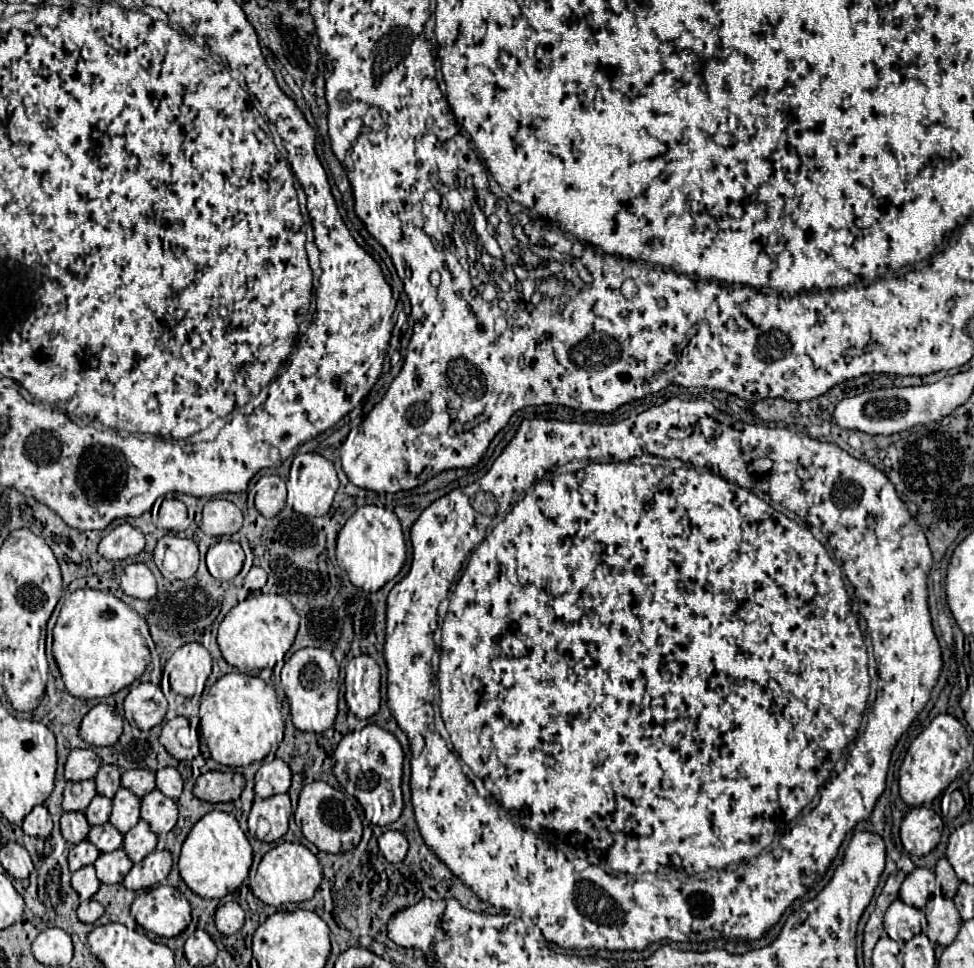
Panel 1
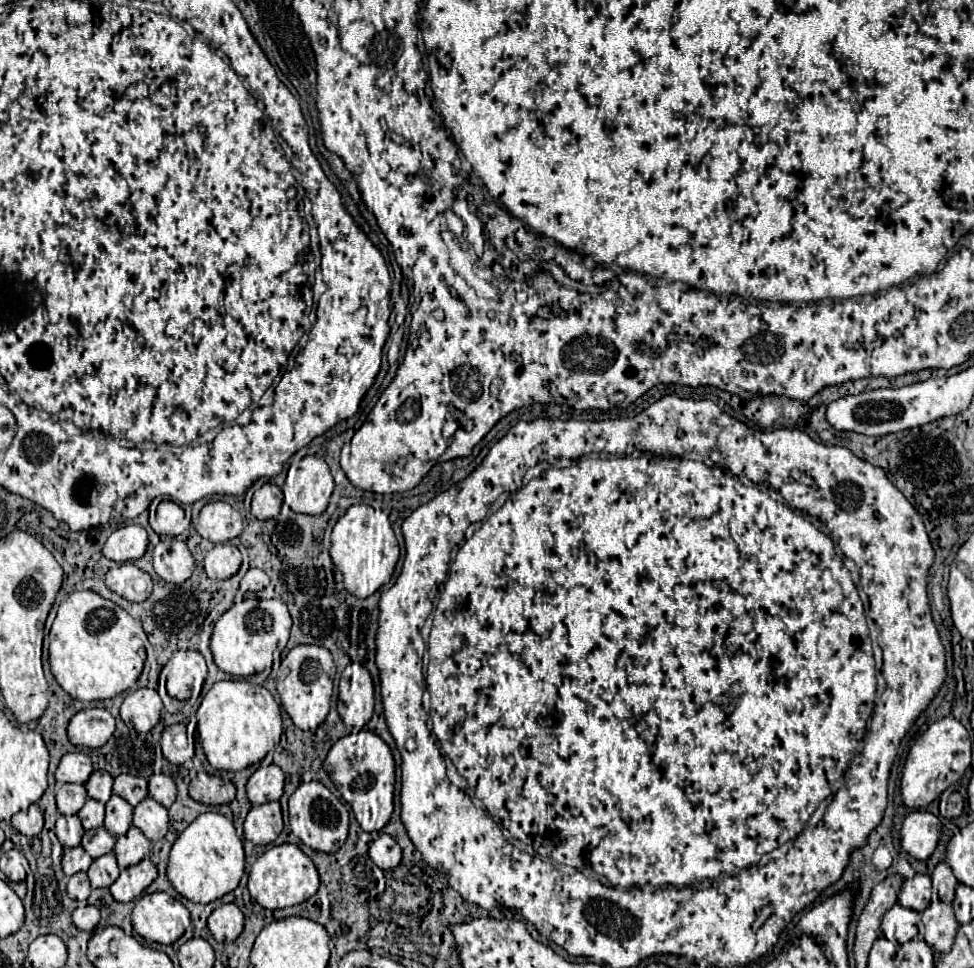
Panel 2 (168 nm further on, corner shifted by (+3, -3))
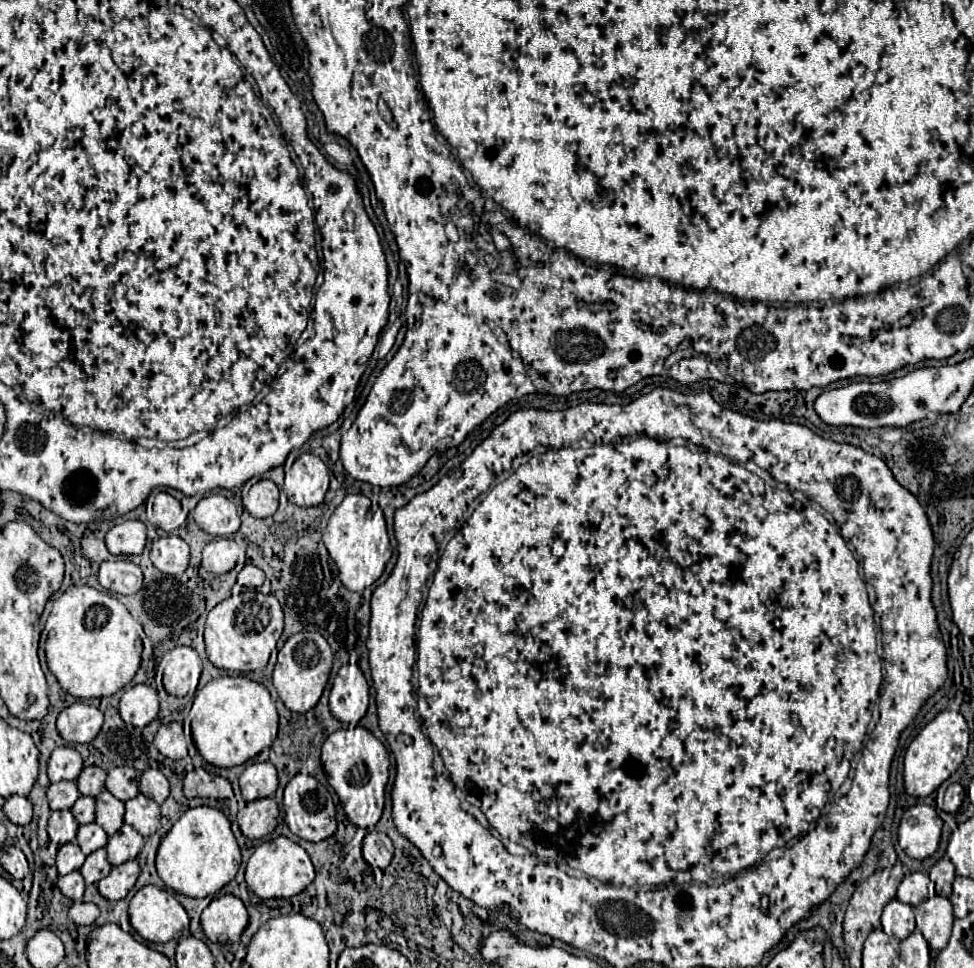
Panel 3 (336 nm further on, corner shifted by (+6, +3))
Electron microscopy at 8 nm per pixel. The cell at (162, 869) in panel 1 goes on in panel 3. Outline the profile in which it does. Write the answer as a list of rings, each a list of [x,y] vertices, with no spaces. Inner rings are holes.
[[[135,859],[127,861],[125,865],[113,867],[111,873],[97,883],[97,891],[109,901],[123,899],[135,885],[137,875],[139,875],[139,863]]]

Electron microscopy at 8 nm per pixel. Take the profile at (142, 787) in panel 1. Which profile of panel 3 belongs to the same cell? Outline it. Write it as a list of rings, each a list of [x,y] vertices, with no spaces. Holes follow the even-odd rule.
[[[117,767],[107,773],[105,789],[119,801],[129,801],[139,793],[139,773],[131,767]]]

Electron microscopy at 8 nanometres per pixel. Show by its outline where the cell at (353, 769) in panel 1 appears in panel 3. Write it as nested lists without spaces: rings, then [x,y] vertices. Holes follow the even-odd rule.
[[[363,727],[340,729],[335,735],[329,735],[323,743],[321,761],[327,781],[343,805],[347,821],[363,829],[375,827],[383,811],[385,785],[389,779],[389,753],[385,745]]]

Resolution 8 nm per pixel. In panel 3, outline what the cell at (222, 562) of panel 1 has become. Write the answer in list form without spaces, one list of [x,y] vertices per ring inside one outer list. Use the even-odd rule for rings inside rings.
[[[213,539],[202,552],[201,566],[209,573],[223,575],[229,573],[237,563],[239,545],[233,539]]]

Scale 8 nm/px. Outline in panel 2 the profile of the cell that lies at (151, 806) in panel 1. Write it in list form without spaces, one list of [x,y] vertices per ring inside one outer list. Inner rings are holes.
[[[146,797],[134,807],[134,825],[154,843],[168,833],[168,809]]]

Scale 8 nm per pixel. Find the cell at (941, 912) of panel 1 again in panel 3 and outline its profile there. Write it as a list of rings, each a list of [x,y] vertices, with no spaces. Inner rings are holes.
[[[929,897],[915,907],[915,921],[915,931],[921,931],[931,949],[941,951],[951,937],[951,927],[955,921],[953,905],[947,897]]]

